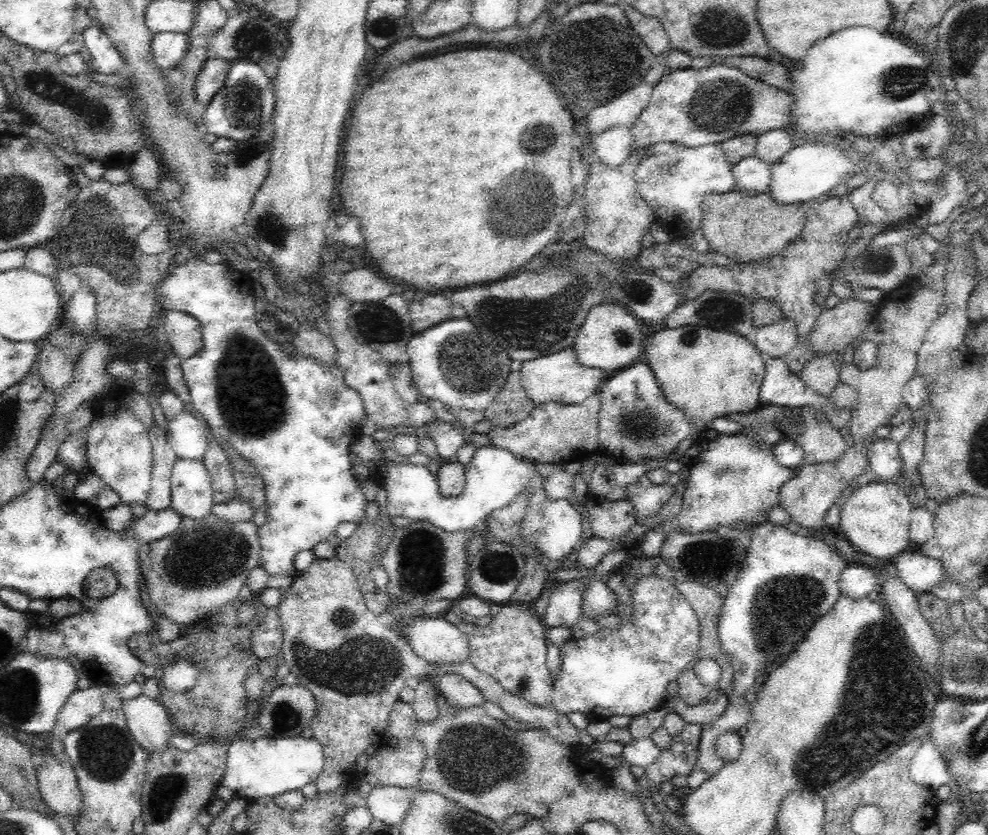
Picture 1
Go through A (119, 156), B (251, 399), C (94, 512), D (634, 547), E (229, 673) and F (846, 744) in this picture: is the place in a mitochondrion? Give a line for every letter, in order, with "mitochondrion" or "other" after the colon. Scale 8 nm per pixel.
A: mitochondrion
B: mitochondrion
C: other
D: other
E: other
F: mitochondrion

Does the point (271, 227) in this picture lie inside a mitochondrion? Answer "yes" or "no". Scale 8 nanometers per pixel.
yes

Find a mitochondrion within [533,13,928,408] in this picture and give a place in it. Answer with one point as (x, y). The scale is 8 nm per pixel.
(586, 59)

